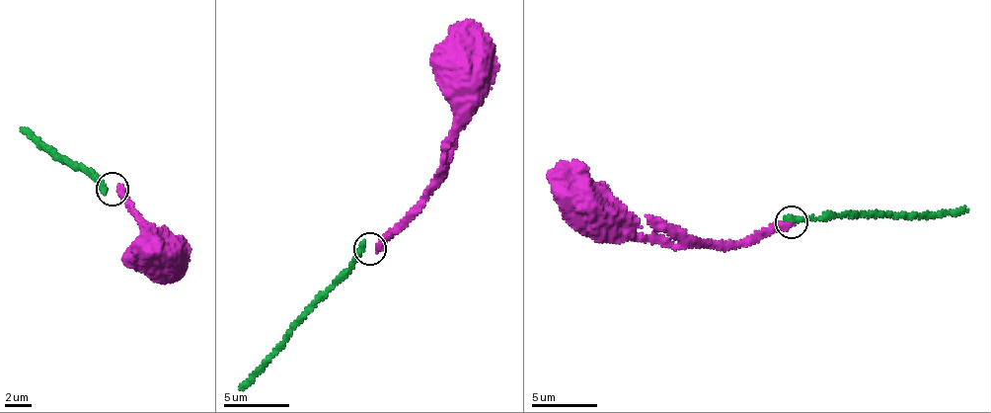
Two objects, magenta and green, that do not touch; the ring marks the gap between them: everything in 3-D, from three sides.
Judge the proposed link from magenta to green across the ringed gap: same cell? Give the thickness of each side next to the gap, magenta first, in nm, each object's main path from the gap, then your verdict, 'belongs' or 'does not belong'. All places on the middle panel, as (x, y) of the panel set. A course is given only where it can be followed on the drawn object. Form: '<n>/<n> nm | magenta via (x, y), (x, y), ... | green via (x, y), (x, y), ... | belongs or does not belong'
340/300 nm | magenta via (377, 247), (420, 204), (441, 168), (457, 123), (458, 90), (469, 70) | green via (364, 246), (349, 273), (327, 290), (240, 388) | does not belong

